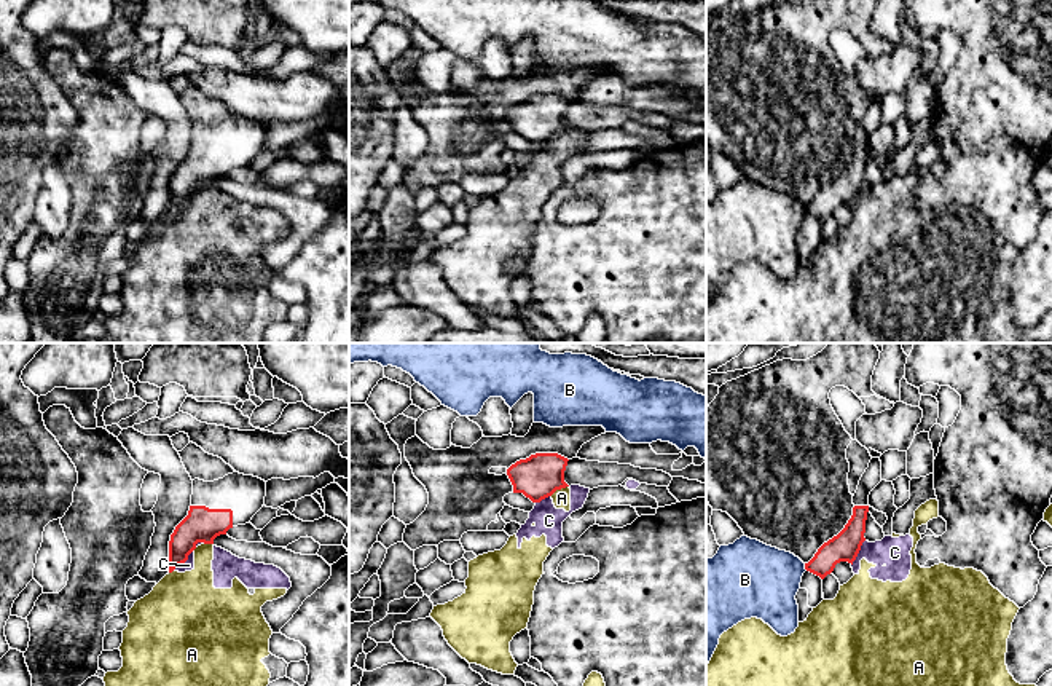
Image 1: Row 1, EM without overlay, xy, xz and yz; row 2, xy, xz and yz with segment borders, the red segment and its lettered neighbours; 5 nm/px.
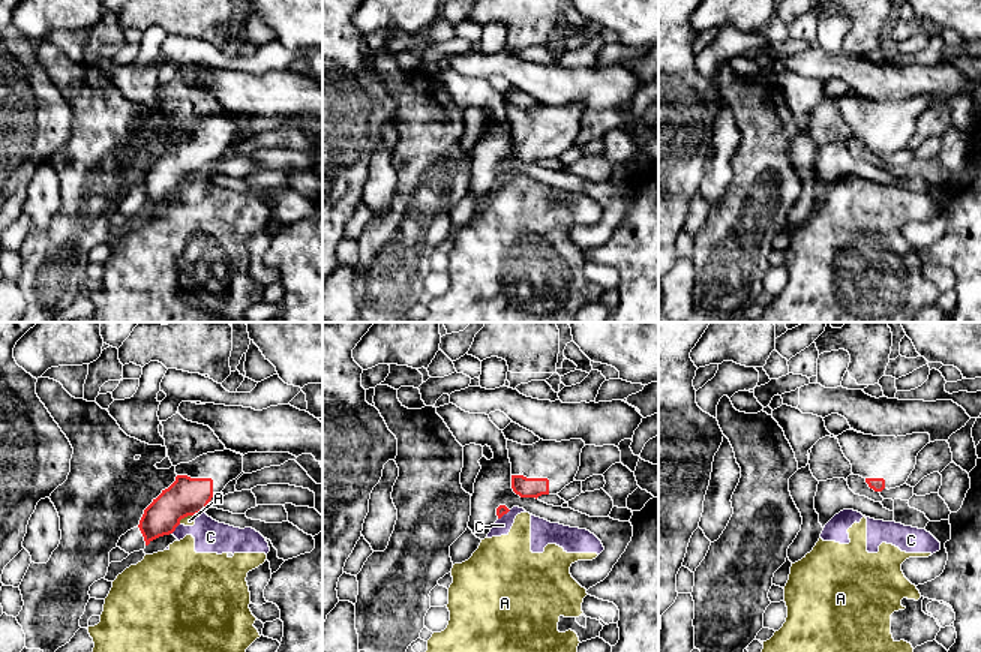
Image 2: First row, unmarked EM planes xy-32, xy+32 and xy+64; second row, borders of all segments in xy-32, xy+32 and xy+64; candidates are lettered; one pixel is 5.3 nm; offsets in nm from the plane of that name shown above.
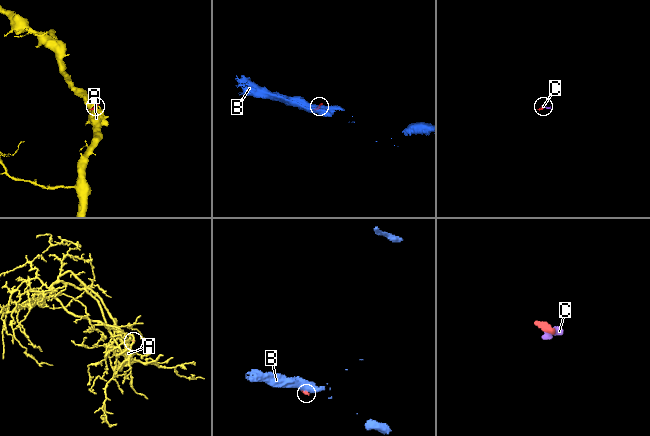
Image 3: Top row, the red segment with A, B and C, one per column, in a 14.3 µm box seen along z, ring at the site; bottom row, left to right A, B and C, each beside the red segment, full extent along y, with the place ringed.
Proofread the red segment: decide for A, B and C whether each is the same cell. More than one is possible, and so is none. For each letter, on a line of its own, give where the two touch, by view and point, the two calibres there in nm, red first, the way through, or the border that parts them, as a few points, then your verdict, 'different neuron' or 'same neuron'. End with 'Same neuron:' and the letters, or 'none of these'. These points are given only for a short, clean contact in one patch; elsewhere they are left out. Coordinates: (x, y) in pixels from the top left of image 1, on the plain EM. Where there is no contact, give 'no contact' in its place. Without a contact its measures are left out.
A: meets red in xz at (558, 131); 220 nm thick on the red side, 100 nm on the other; border along xz (568, 128), (550, 137); different neuron
B: meets red in yz at (805, 209); 150 nm thick on the red side, 360 nm on the other; border along yz (804, 206), (807, 212); different neuron
C: meets red in yz at (858, 195); 150 nm thick on the red side, 160 nm on the other; border along yz (864, 182), (851, 208); different neuron
Same neuron: none of these

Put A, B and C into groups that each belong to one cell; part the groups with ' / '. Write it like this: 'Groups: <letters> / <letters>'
Groups: A C / B

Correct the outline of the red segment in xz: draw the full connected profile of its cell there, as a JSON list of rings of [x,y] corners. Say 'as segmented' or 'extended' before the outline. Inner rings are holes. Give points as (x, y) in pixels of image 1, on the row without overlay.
as segmented; [[[536,96],[516,104],[507,112],[513,136],[523,136],[532,145],[540,145],[556,132],[569,129],[564,124],[567,104],[558,96]]]

